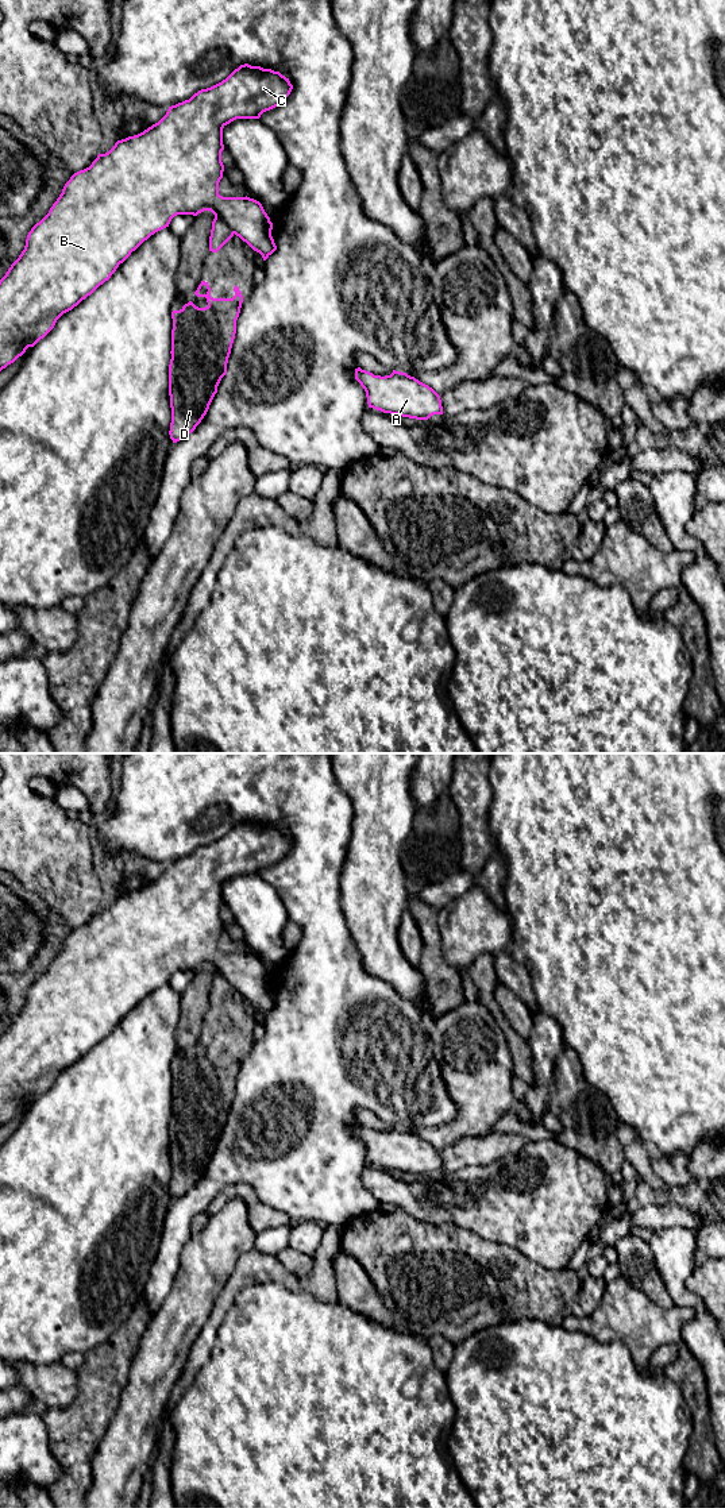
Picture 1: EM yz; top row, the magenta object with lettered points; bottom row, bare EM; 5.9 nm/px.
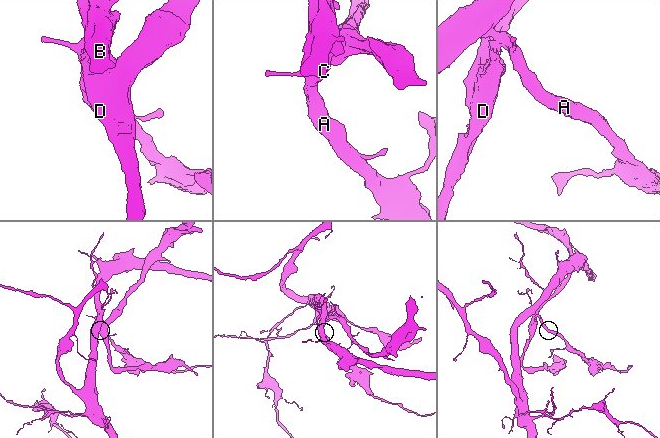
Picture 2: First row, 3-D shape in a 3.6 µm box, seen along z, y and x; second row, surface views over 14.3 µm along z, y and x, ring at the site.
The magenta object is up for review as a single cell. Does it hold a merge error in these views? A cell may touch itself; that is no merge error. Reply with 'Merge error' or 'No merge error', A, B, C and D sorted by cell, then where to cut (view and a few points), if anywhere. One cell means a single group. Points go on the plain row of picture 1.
Merge error. Groups: A B C / D. Split along yz (215, 971), (234, 988)

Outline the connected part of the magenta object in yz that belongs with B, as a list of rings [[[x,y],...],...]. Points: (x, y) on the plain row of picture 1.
[[[248,819],[240,821],[221,838],[169,863],[158,879],[138,891],[117,896],[108,909],[99,910],[89,923],[74,929],[49,969],[31,984],[24,1006],[0,1035],[0,1127],[43,1095],[63,1069],[108,1037],[132,1007],[151,991],[169,983],[177,971],[197,972],[211,967],[266,1017],[277,1002],[271,992],[273,979],[262,960],[247,952],[219,950],[219,938],[224,927],[223,884],[236,875],[259,875],[263,868],[284,859],[292,845],[289,834],[279,828]]]

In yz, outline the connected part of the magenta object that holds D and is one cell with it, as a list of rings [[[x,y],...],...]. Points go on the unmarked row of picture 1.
[[[201,1037],[194,1050],[205,1053],[205,1064],[192,1057],[171,1068],[171,1115],[169,1152],[173,1199],[192,1189],[207,1170],[217,1149],[236,1089],[243,1052],[234,1044],[232,1054],[213,1054],[208,1038]]]

